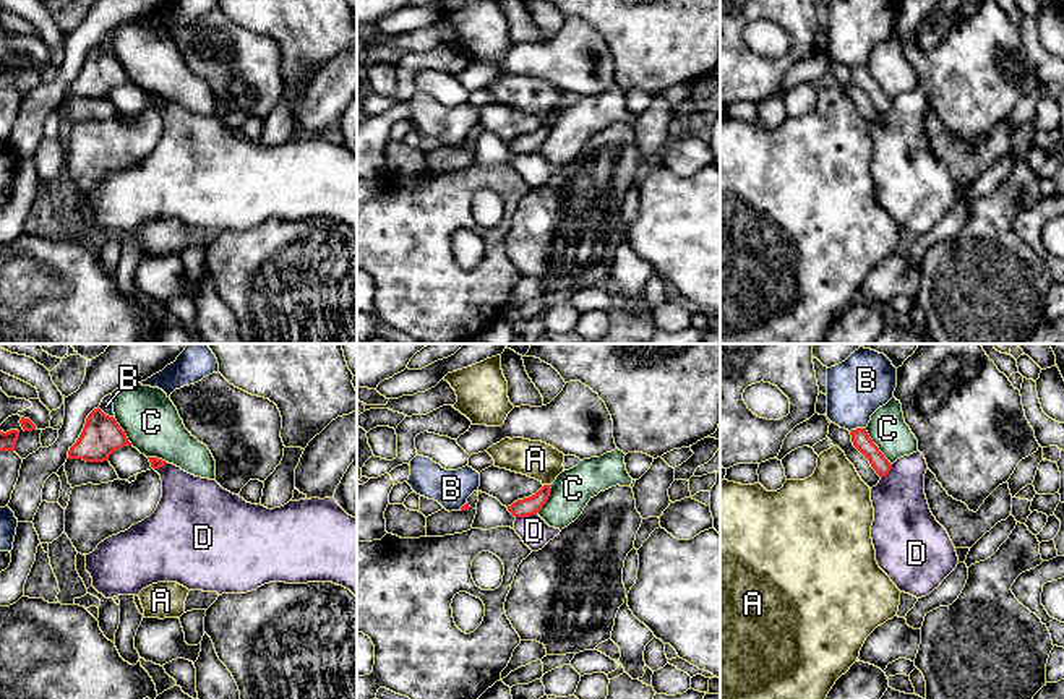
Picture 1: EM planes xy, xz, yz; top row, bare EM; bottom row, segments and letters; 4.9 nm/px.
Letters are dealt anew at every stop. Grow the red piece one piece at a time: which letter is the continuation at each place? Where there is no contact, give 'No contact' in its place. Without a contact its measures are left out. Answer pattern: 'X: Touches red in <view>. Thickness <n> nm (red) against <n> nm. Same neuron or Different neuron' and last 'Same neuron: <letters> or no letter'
A: Touches red in xz. Thickness 90 nm (red) against 190 nm. Different neuron
B: Touches red in xy. Thickness 190 nm (red) against 70 nm. Different neuron
C: Touches red in yz. Thickness 90 nm (red) against 190 nm. Different neuron
D: Touches red in xz. Thickness 90 nm (red) against 150 nm. Different neuron
Same neuron: no letter

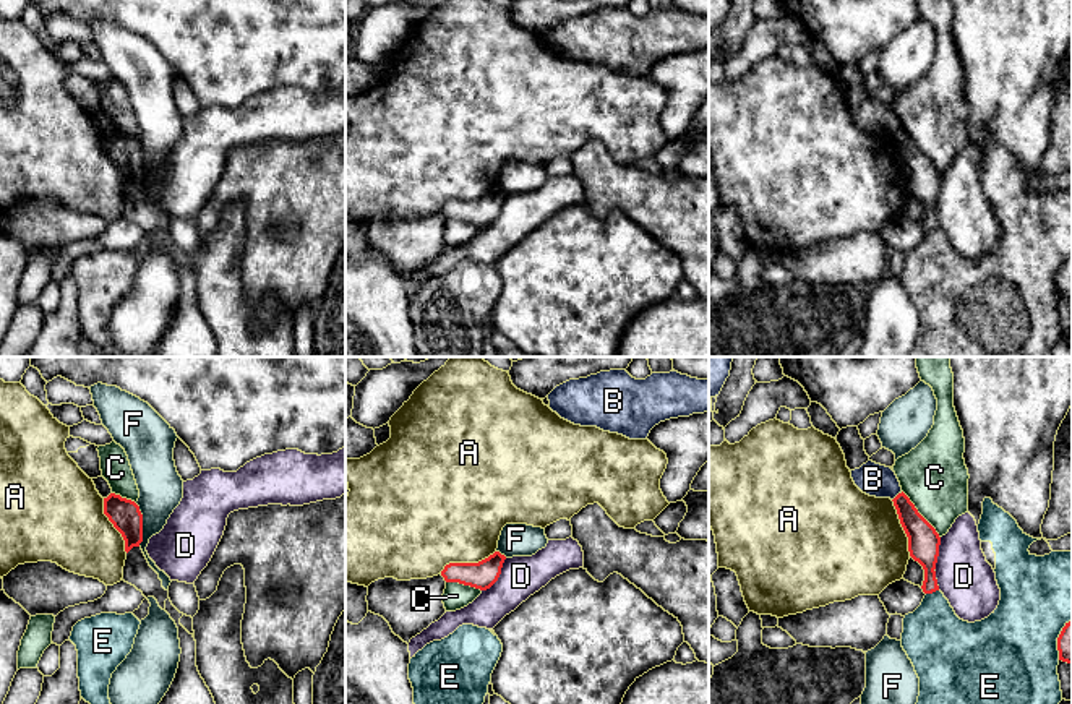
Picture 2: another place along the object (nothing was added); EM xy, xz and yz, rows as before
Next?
A: Touches red in xz. Thickness 140 nm (red) against 480 nm. Different neuron
B: Touches red in yz. Thickness 140 nm (red) against 160 nm. Different neuron
C: Touches red in yz. Thickness 160 nm (red) against 320 nm. Different neuron
D: Touches red in yz. Thickness 160 nm (red) against 280 nm. Different neuron
E: Touches red in yz. Thickness 160 nm (red) against 320 nm. Different neuron
F: Touches red in xy. Thickness 150 nm (red) against 220 nm. Different neuron
Same neuron: no letter

